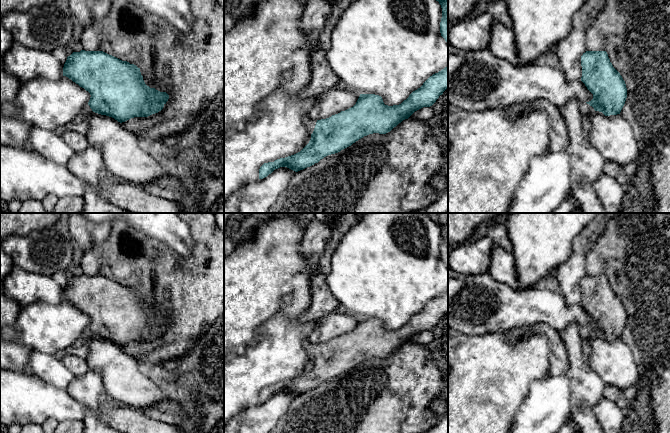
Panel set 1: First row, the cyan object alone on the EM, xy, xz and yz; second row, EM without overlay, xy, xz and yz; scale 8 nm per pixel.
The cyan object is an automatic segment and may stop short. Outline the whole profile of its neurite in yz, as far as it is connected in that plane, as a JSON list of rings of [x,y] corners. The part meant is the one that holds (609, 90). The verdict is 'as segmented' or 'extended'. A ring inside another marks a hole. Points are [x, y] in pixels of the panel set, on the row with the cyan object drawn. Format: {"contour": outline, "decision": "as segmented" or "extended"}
{"contour": [[[586,51],[581,56],[581,66],[581,81],[593,94],[591,101],[577,103],[581,116],[591,115],[594,111],[605,116],[620,114],[627,98],[627,88],[607,52]]], "decision": "extended"}

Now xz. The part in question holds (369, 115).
{"contour": [[[448,66],[430,76],[399,105],[385,105],[379,95],[360,94],[353,107],[329,118],[315,120],[306,117],[304,124],[311,133],[309,143],[294,155],[264,163],[259,169],[259,179],[280,167],[298,172],[351,146],[364,136],[386,134],[415,111],[432,106],[447,88]]], "decision": "extended"}

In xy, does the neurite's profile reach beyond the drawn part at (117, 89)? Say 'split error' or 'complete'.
split error

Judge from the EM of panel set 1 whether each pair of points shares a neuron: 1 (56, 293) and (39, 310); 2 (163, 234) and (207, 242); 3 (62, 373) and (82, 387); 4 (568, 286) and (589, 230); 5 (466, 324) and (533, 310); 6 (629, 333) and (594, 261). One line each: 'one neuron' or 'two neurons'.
1: two neurons
2: two neurons
3: two neurons
4: one neuron
5: one neuron
6: one neuron

